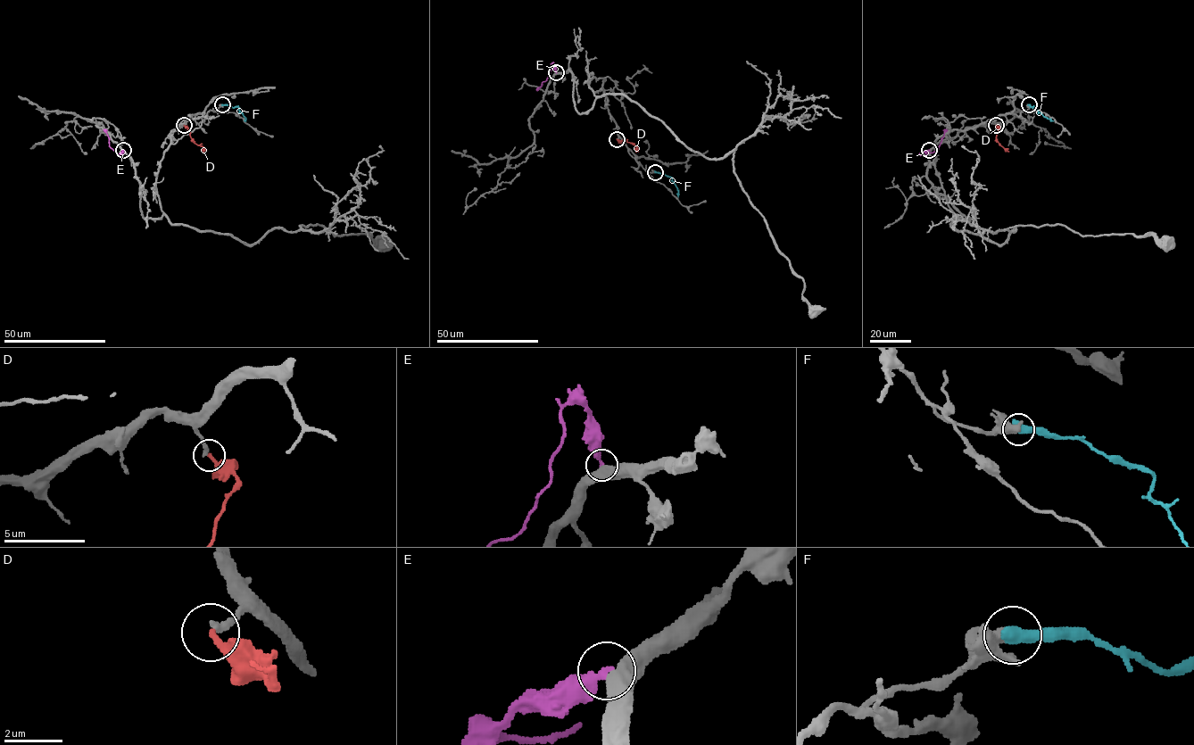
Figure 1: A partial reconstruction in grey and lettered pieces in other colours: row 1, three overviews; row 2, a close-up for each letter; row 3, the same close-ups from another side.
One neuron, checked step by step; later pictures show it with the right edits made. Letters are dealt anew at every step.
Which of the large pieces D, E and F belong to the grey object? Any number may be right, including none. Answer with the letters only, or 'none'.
none

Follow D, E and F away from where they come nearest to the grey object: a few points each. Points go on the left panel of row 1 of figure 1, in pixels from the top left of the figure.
D: (184, 125), (192, 140), (204, 148), (203, 152)
E: (123, 150), (119, 154), (110, 146), (109, 137), (103, 129)
F: (222, 104), (238, 107), (245, 120)

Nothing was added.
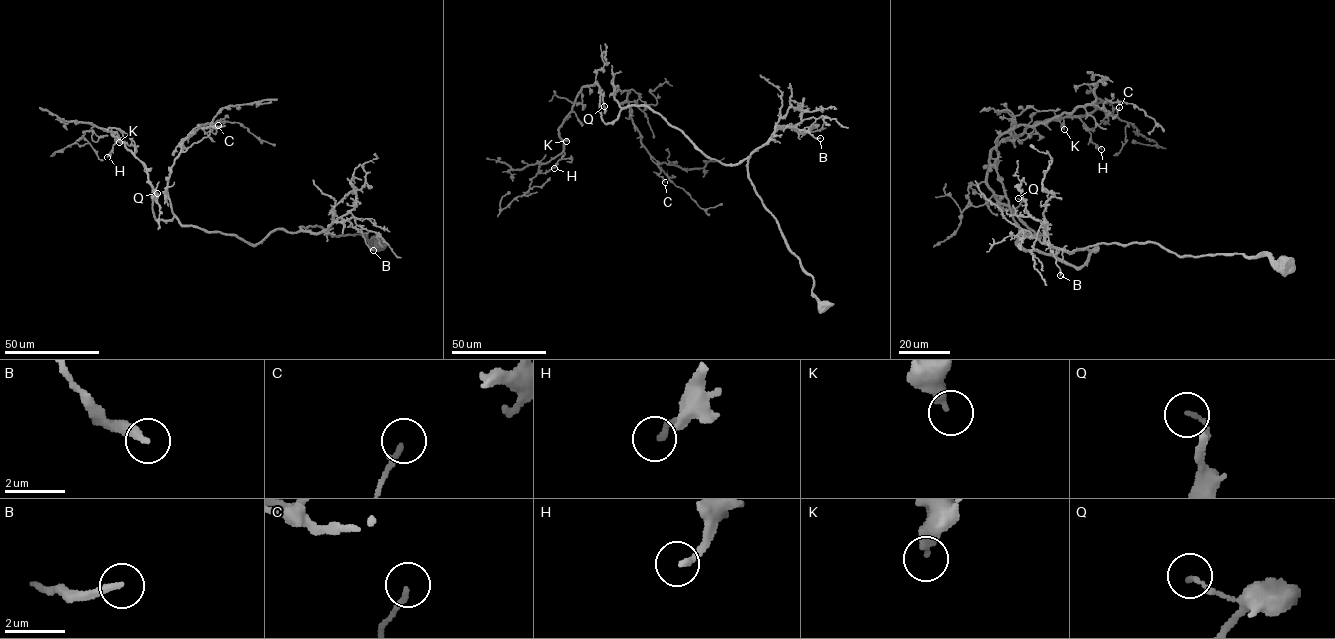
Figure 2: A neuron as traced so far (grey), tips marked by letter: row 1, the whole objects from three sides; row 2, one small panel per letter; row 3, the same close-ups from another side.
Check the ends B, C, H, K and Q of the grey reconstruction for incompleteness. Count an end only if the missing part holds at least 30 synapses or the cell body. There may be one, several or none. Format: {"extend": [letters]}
{"extend": ["H"]}

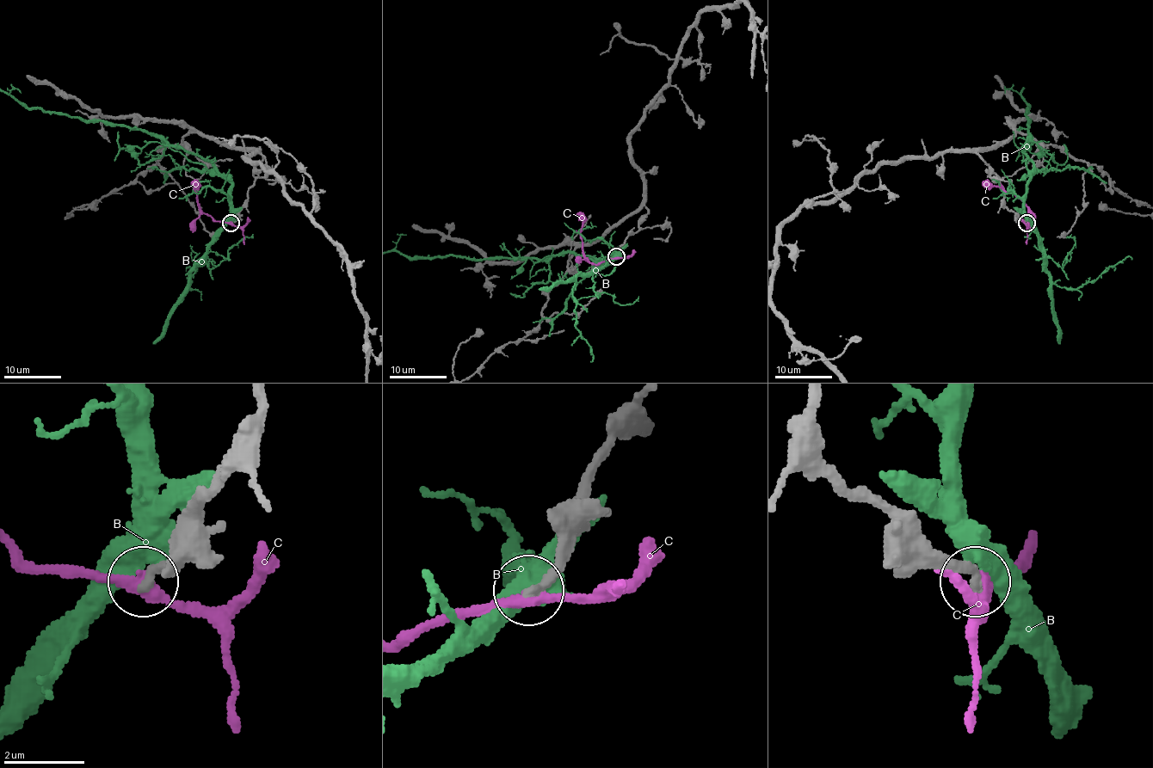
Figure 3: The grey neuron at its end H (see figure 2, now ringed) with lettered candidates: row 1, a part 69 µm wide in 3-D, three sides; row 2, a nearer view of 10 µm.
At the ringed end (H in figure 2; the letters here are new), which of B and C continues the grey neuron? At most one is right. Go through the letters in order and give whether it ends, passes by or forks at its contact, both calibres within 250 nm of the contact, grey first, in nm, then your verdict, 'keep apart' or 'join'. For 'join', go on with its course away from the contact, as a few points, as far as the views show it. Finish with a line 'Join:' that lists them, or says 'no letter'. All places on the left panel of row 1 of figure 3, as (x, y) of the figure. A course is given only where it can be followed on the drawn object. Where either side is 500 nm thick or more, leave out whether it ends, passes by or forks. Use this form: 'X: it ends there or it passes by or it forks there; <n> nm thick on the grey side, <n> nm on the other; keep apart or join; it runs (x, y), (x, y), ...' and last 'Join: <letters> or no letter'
B: 320 nm thick on the grey side, 600 nm on the other; keep apart
C: it passes by; 280 nm thick on the grey side, 280 nm on the other; keep apart
Join: no letter

